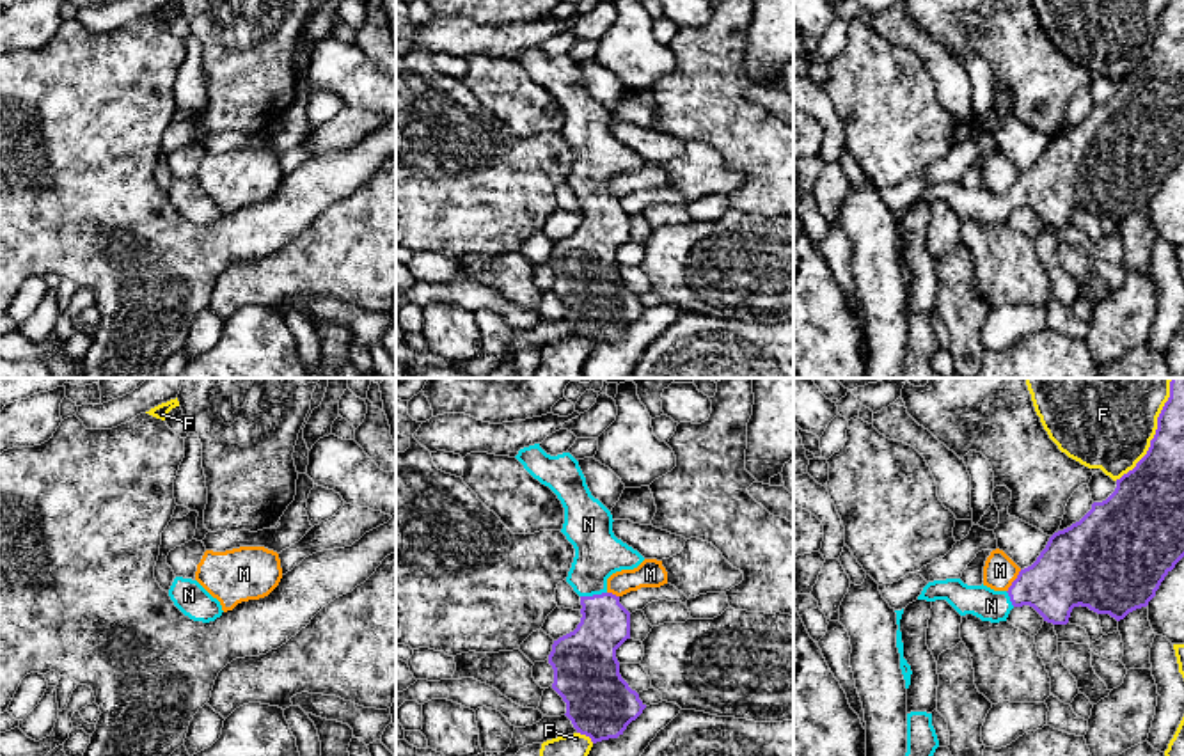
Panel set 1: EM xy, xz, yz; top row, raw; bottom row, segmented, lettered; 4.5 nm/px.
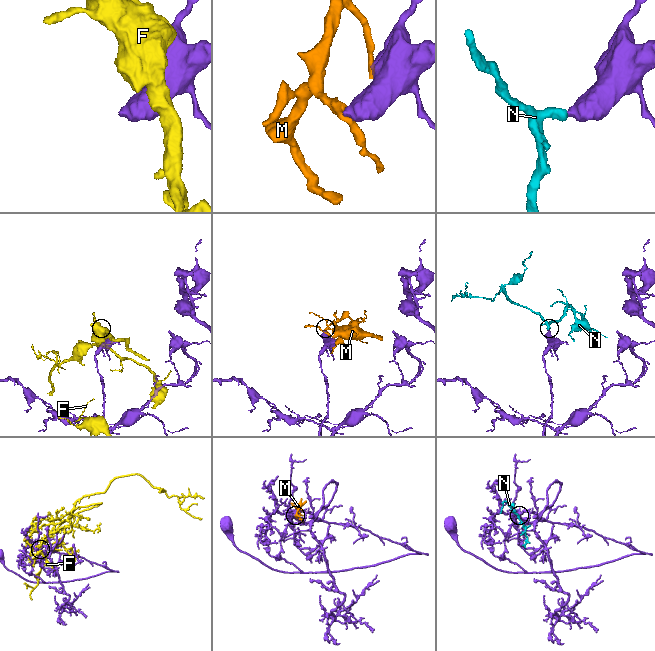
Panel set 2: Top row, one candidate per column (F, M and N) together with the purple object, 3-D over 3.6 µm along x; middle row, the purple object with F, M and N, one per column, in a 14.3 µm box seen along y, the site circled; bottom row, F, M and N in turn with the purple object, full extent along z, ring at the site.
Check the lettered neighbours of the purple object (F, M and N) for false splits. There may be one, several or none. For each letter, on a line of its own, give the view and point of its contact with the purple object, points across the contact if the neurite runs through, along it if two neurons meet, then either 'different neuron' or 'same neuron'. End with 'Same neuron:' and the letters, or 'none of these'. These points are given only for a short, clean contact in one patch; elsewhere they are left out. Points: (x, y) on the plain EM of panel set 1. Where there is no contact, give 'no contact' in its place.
F: yz (1151, 45) | different neuron
M: yz (1014, 183) | along yz (1021, 173), (1007, 194) | different neuron
N: xz (593, 197) | across xz (590, 252), (593, 245), (593, 197), (593, 165), (599, 157) | same neuron
Same neuron: N

